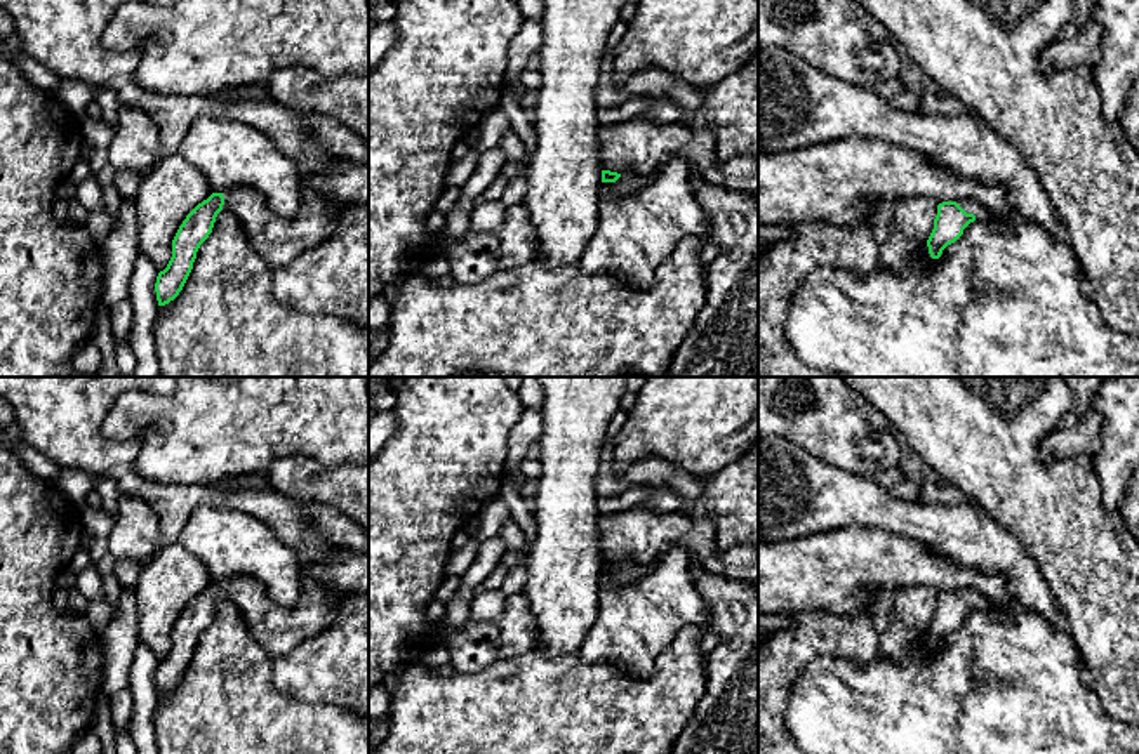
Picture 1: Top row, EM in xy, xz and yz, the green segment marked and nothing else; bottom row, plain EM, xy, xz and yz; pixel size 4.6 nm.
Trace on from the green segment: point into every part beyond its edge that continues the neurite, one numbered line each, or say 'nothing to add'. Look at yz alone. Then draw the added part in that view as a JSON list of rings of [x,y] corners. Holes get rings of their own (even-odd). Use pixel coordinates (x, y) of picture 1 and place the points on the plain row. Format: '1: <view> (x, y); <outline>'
1: yz (981, 601); [[[965,587],[956,591],[967,603],[974,603],[976,610],[989,610],[989,599],[976,589]]]

